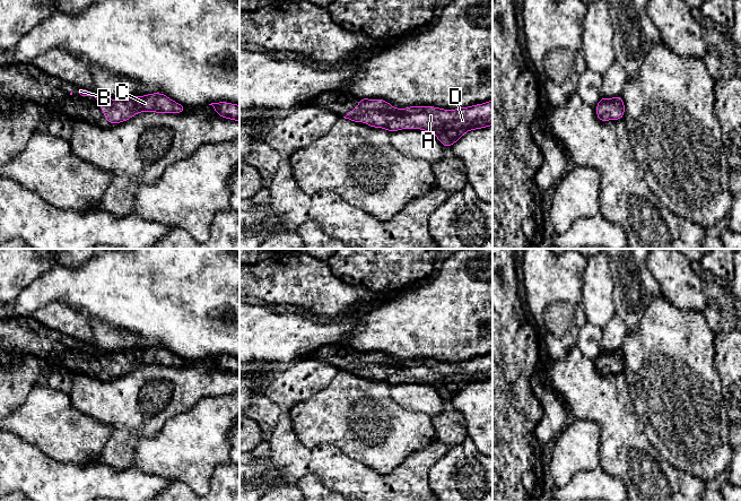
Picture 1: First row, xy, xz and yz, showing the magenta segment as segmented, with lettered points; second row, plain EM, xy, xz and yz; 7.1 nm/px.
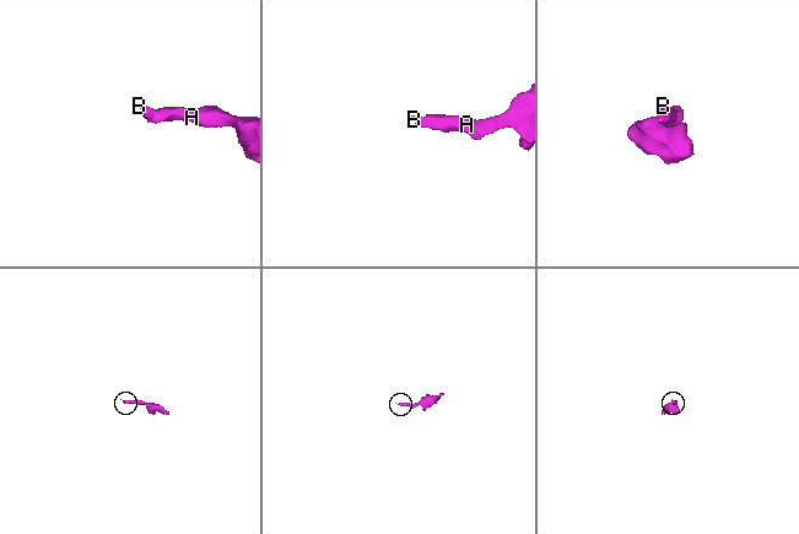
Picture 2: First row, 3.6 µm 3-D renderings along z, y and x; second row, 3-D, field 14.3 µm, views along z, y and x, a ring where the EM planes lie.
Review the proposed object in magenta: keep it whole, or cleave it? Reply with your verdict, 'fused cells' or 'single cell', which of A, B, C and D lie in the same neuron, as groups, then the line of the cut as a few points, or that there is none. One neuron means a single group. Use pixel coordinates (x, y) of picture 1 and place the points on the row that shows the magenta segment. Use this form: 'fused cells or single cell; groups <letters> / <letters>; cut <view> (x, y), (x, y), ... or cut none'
single cell; groups A B C D; cut none

